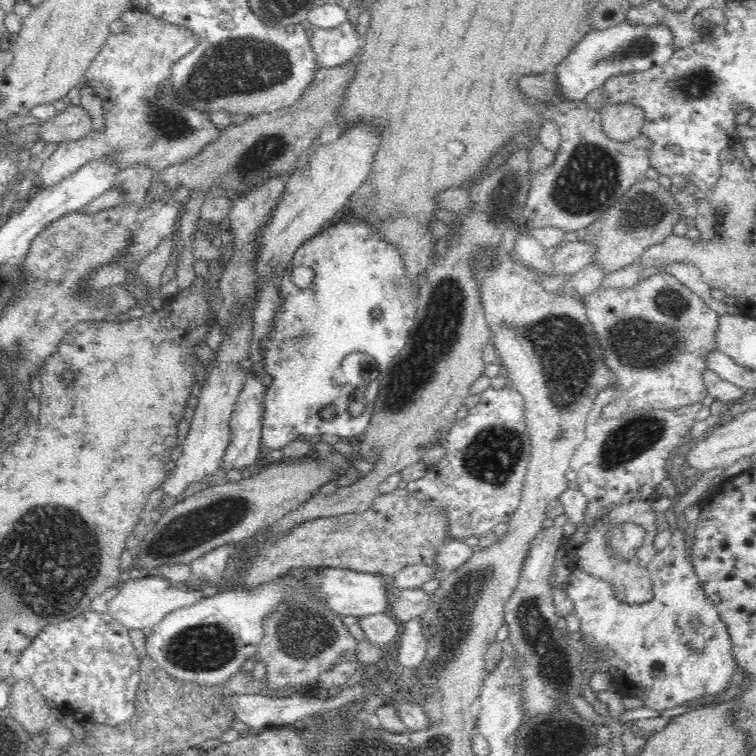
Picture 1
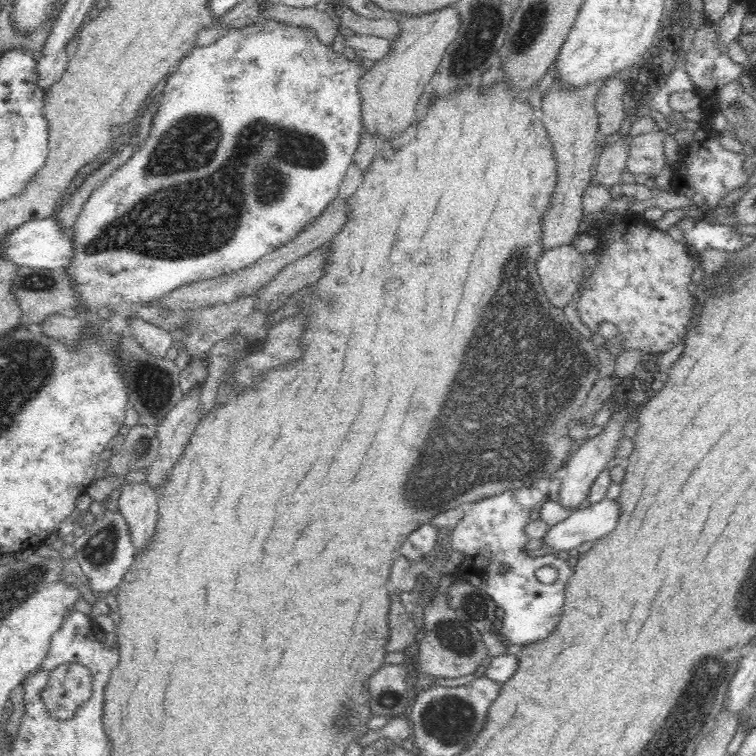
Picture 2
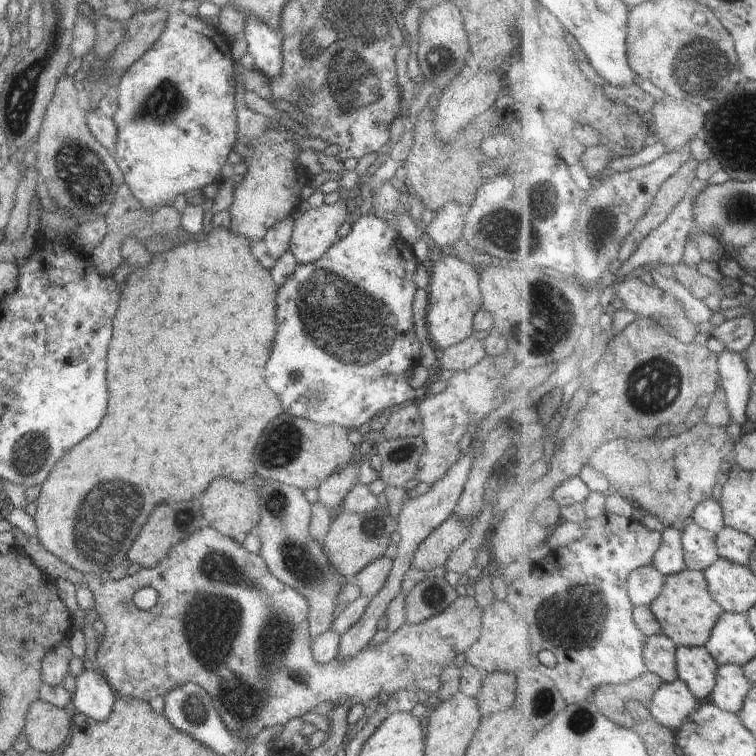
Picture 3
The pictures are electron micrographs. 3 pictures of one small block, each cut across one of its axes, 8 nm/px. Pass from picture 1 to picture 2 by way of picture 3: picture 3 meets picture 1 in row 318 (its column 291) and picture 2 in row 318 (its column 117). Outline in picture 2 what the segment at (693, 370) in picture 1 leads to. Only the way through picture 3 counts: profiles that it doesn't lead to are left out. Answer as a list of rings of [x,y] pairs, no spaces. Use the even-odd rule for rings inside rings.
[[[590,185],[582,196],[583,218],[588,215],[588,225],[585,226],[582,220],[582,230],[597,233],[602,242],[599,244],[601,252],[601,266],[596,268],[580,296],[577,306],[577,313],[580,321],[596,332],[599,324],[608,322],[616,325],[618,340],[616,343],[624,350],[642,351],[647,355],[657,355],[665,353],[674,348],[680,342],[684,343],[690,328],[698,317],[701,300],[698,295],[690,294],[688,286],[692,283],[693,259],[688,252],[687,245],[680,243],[670,237],[668,231],[655,229],[654,225],[648,226],[644,217],[642,218],[642,232],[634,232],[634,238],[625,239],[624,223],[618,220],[618,215],[609,213],[605,207],[612,201],[609,187],[604,185]]]

